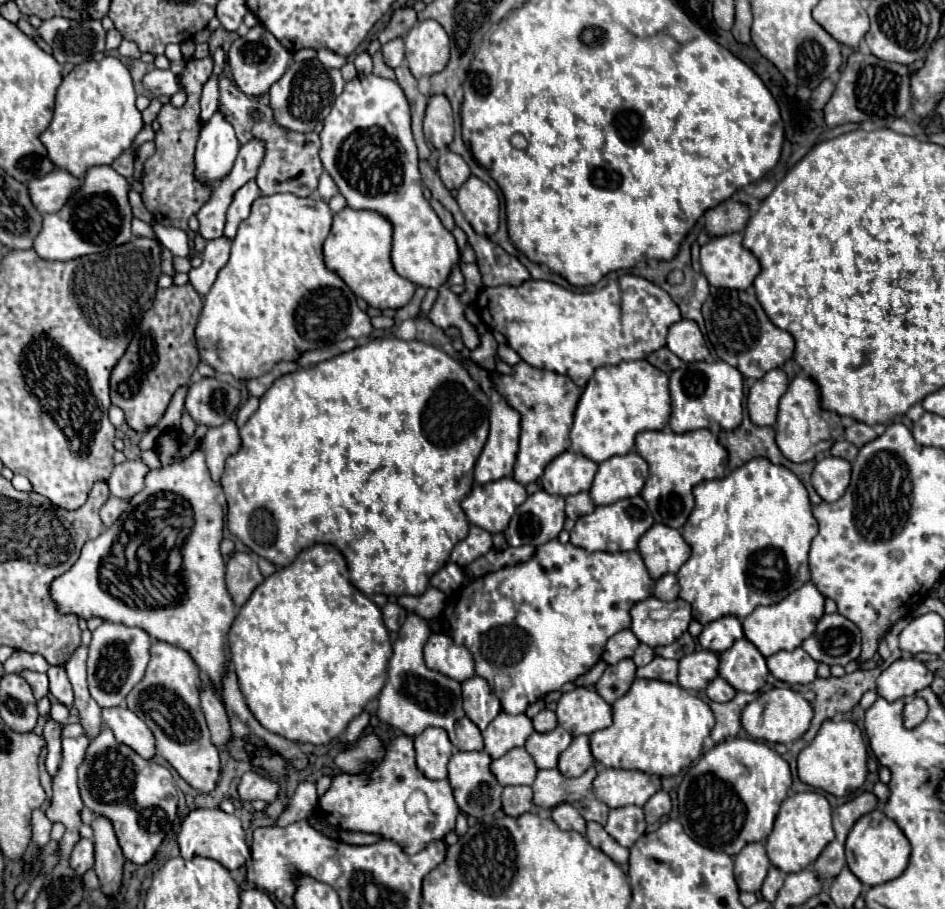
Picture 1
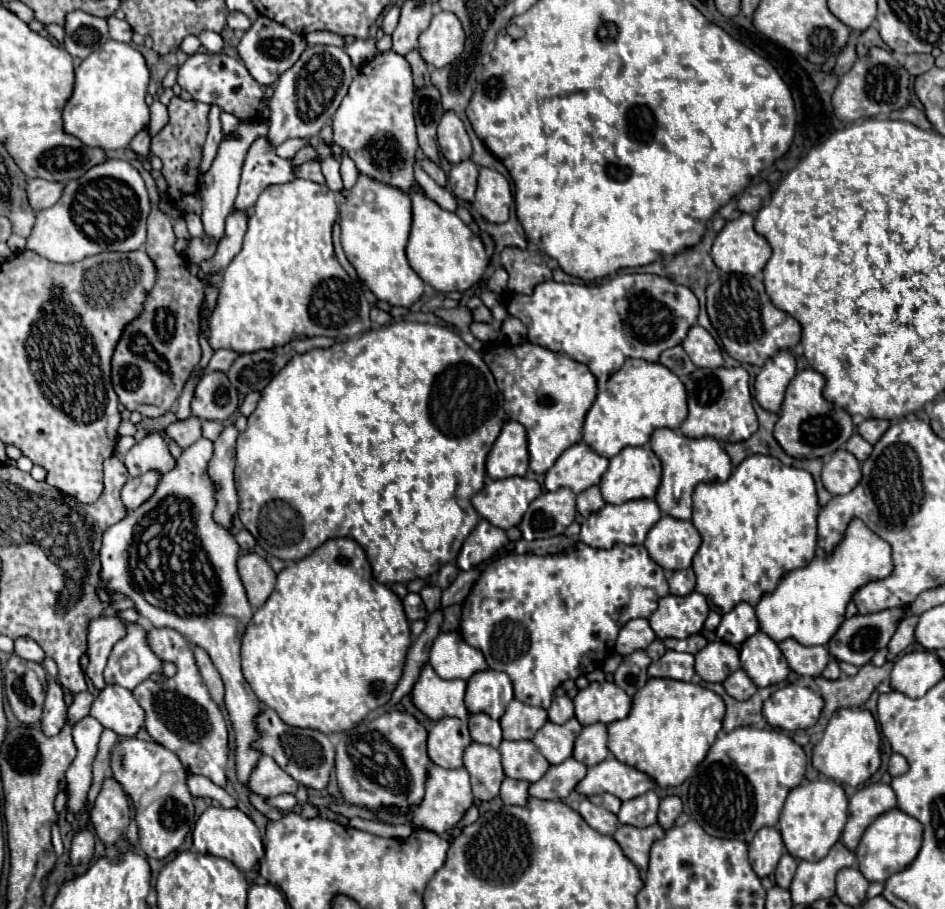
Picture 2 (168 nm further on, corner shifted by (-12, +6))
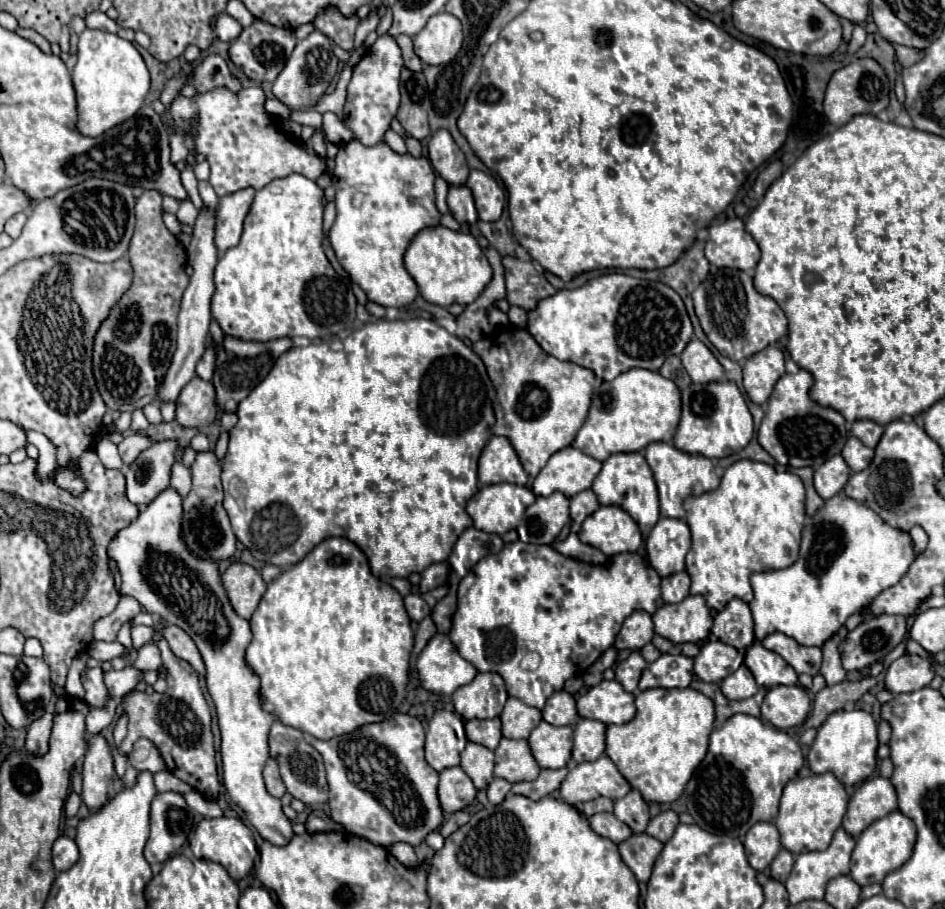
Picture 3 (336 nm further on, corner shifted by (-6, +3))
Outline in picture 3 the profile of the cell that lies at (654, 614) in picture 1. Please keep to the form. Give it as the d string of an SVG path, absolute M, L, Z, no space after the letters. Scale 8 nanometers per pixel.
M687 596L679 604L663 604L655 614L655 632L675 644L703 642L709 636L713 618L705 598Z

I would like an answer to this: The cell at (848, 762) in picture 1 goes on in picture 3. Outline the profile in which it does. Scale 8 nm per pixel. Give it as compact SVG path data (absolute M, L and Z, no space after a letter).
M839 710L821 724L807 760L815 774L833 772L843 784L853 786L857 782L863 782L875 770L877 746L877 722L871 714L863 710Z

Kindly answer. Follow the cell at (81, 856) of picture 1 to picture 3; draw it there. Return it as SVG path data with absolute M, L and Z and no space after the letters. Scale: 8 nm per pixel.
M59 836L51 848L51 860L53 860L55 872L69 870L77 862L77 858L79 858L77 844L67 836Z

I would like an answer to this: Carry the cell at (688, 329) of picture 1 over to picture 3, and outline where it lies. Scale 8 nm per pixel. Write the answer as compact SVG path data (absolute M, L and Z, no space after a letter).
M693 338L689 342L689 346L683 350L681 362L683 362L687 374L691 376L691 380L697 382L697 384L719 382L719 380L725 378L723 366L717 362L713 352L697 338Z

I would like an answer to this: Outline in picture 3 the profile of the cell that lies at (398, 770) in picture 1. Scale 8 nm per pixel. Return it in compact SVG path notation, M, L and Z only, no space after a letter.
M461 766L447 768L439 774L439 800L443 812L457 812L467 808L475 800L475 786L471 778L461 770Z

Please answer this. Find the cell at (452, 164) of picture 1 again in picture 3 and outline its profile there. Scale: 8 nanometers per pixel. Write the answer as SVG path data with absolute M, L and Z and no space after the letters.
M449 186L449 196L447 196L447 206L453 218L463 226L473 226L477 224L477 210L473 204L471 190L467 186Z

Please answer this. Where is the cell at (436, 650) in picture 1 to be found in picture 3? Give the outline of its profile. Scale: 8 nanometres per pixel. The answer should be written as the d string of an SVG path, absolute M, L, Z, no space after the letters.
M437 632L415 662L421 686L431 694L449 696L457 688L469 684L477 670L471 662L461 658L447 634Z

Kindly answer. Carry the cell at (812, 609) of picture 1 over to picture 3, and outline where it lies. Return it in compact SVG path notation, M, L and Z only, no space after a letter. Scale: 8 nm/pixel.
M843 492L825 500L825 506L813 514L803 526L803 540L799 558L795 564L781 570L753 572L751 586L755 598L749 602L753 620L755 620L755 636L757 640L765 638L771 632L781 632L785 636L795 638L803 646L823 646L837 630L845 624L851 614L861 612L871 606L873 598L883 590L895 586L909 570L917 552L913 550L913 538L905 530L897 530L889 526L877 512L869 510L863 502L847 498Z

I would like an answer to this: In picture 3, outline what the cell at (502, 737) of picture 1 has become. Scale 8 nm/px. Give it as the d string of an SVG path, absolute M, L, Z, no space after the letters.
M509 696L499 718L503 722L505 738L529 738L531 730L541 722L541 712L533 706L527 706L519 698Z

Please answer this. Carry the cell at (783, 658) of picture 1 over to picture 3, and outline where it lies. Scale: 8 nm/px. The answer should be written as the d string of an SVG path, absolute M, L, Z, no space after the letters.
M773 632L767 634L761 644L767 650L777 652L779 656L783 656L797 674L819 674L821 668L821 648L817 646L801 646L799 642L795 642L793 638L781 634L781 632Z

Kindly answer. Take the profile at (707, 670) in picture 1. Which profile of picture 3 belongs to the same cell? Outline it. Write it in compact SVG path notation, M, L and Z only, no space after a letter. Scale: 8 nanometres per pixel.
M707 640L695 656L695 674L703 682L721 682L743 664L743 654L733 646L717 640Z

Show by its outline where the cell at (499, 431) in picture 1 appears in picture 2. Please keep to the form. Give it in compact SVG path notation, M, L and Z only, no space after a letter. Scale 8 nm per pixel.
M507 421L487 455L487 473L491 479L525 475L529 467L527 431L521 423Z

